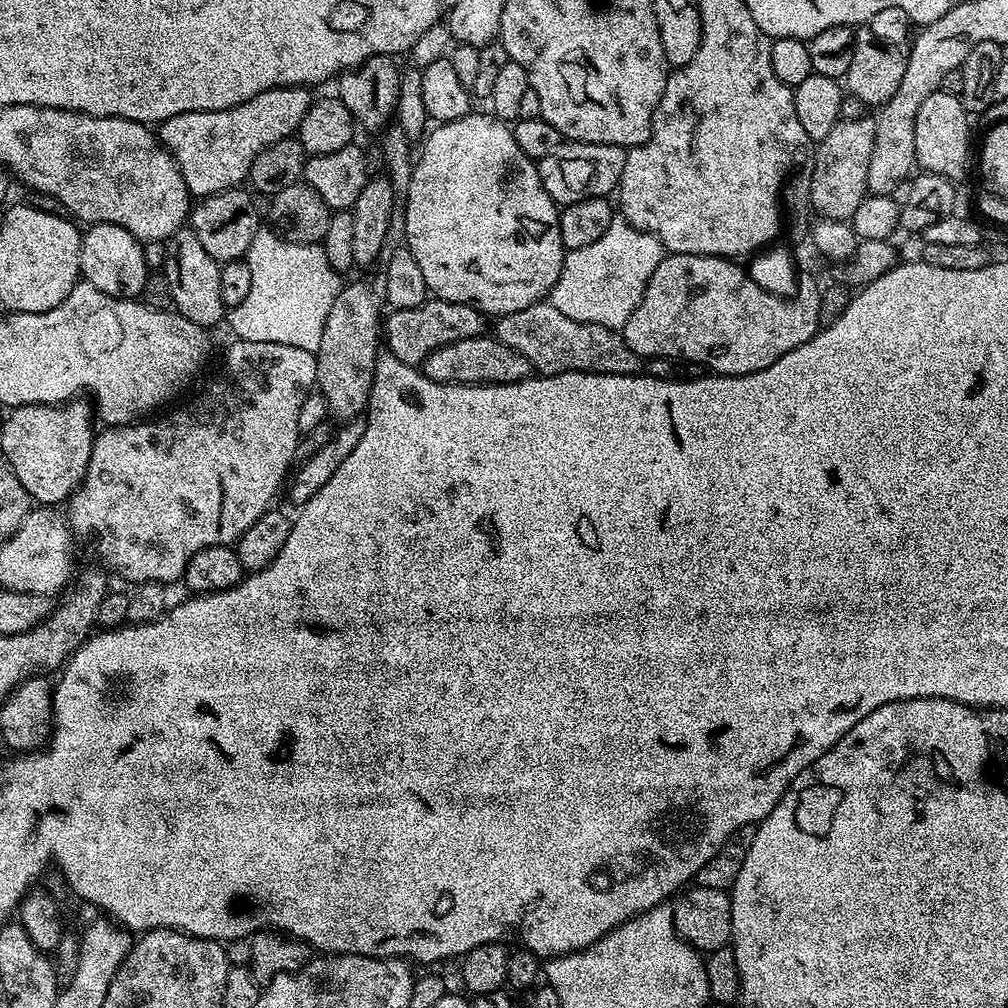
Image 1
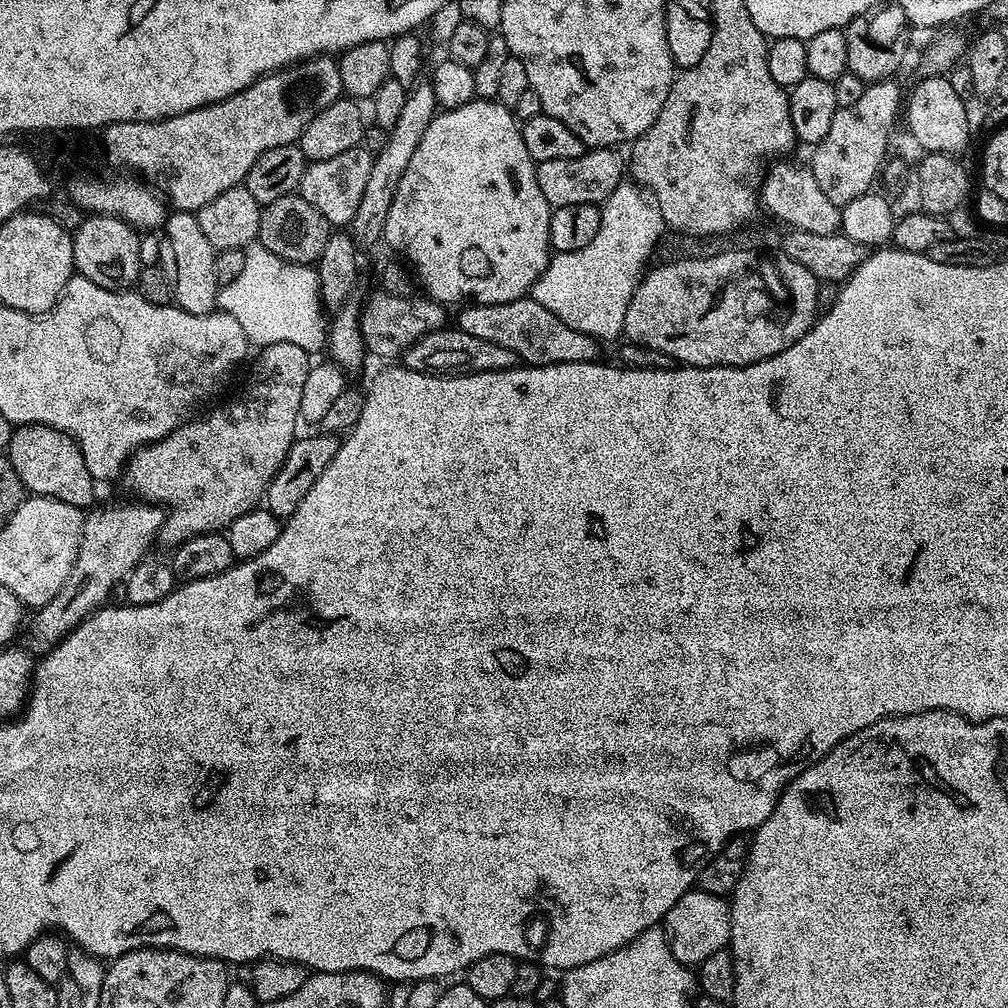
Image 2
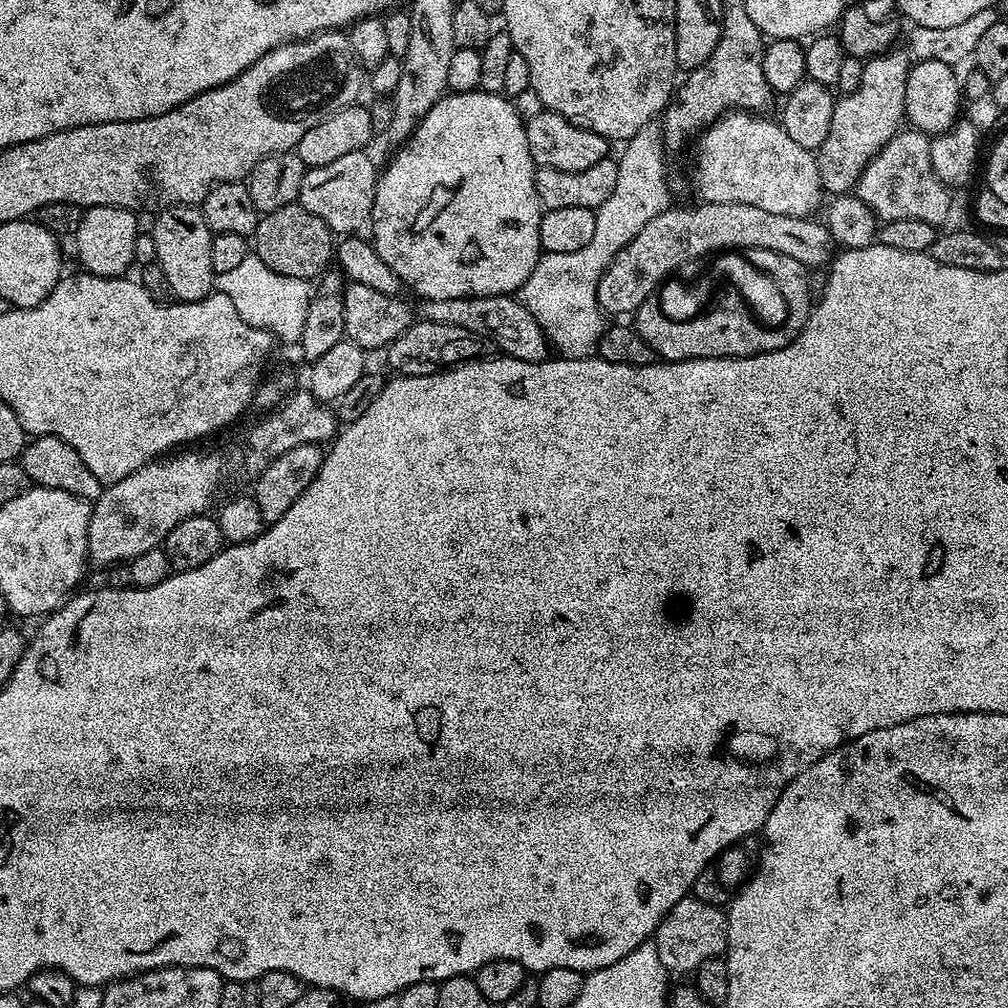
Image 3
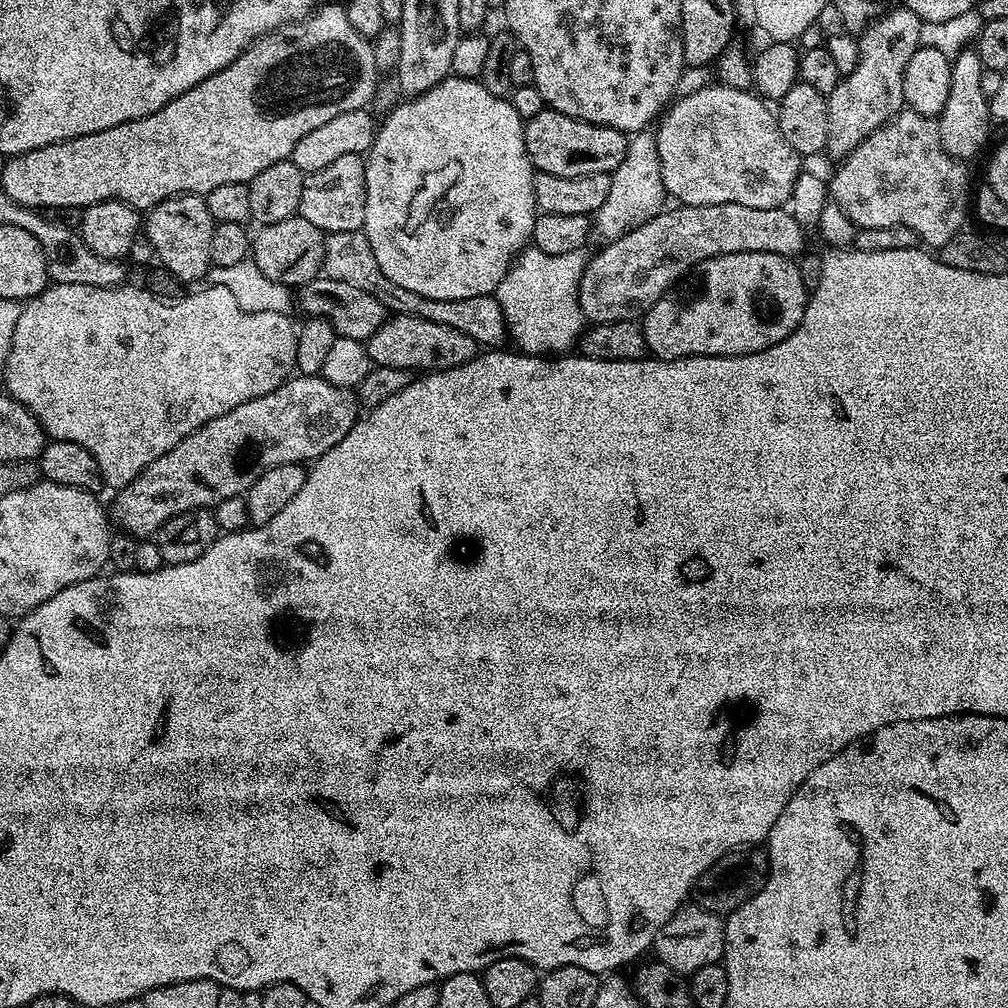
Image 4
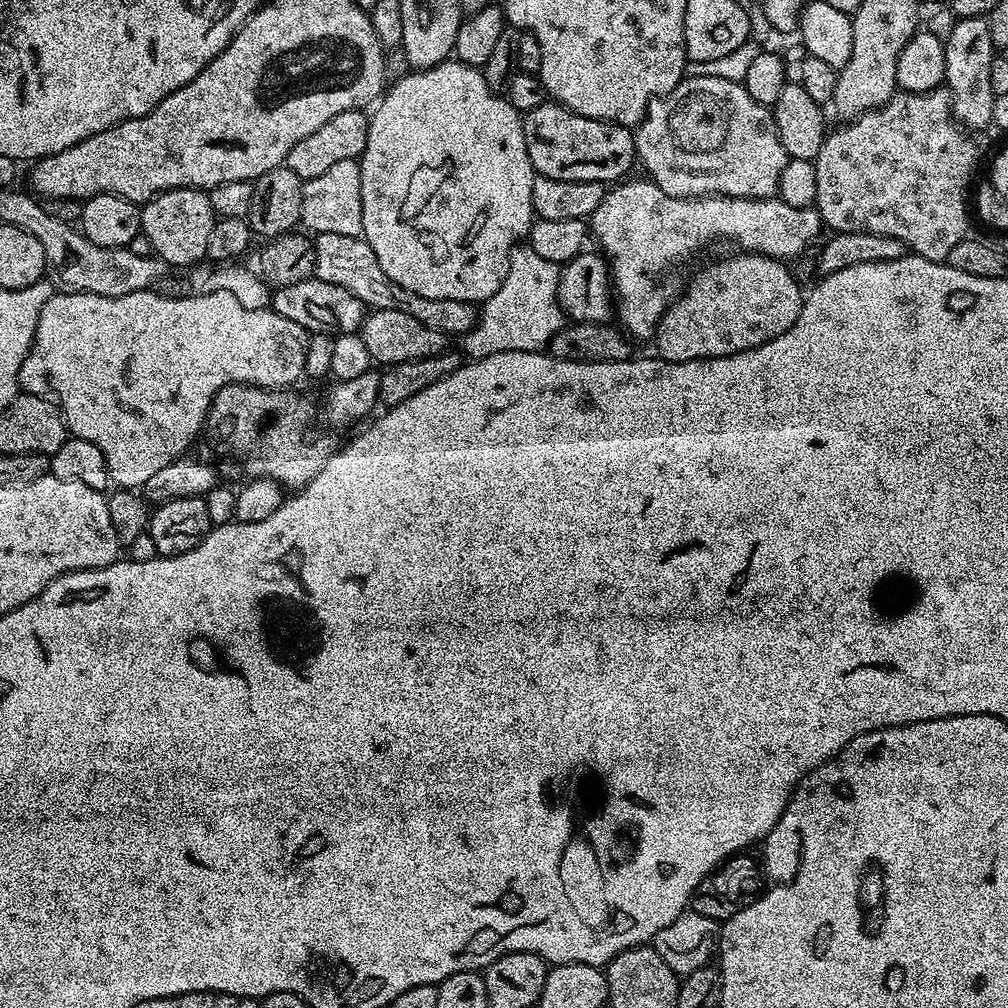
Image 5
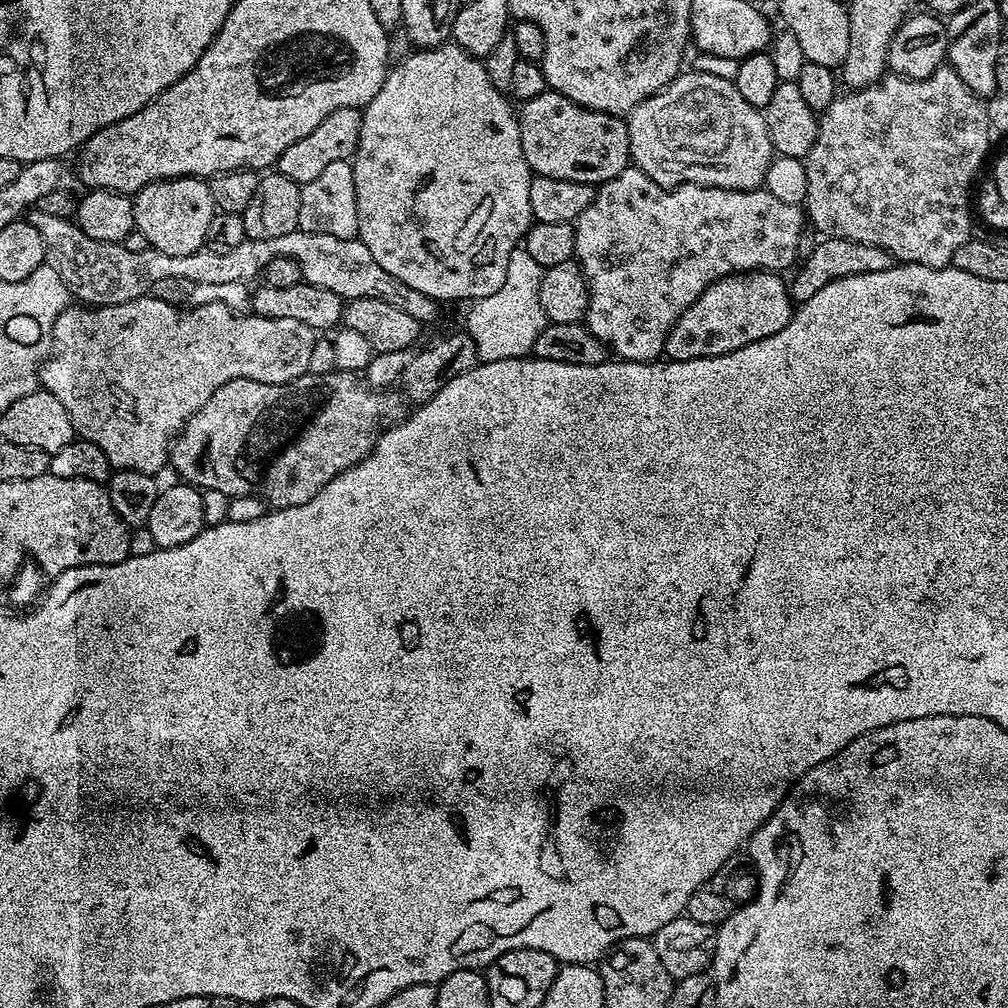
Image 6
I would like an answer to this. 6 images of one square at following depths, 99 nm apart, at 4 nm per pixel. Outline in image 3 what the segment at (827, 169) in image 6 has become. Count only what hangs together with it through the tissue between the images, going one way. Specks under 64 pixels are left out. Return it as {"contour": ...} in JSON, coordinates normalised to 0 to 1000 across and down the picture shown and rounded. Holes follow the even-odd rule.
{"contour":[[[894,129],[889,132],[871,153],[855,169],[847,188],[847,193],[869,214],[870,219],[880,220],[891,216],[911,216],[915,220],[933,224],[940,214],[940,209],[944,206],[944,194],[941,184],[934,181],[927,173],[927,165],[923,165],[923,138],[918,132],[908,129]]]}

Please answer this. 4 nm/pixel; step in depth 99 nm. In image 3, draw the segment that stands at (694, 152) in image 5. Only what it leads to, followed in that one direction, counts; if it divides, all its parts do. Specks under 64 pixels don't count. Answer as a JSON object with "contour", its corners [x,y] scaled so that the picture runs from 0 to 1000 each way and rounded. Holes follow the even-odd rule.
{"contour":[[[723,109],[693,132],[694,144],[687,163],[687,183],[694,193],[691,195],[699,202],[739,202],[752,204],[760,212],[809,215],[815,206],[815,188],[807,148],[792,145],[774,122],[759,117],[756,113]]]}

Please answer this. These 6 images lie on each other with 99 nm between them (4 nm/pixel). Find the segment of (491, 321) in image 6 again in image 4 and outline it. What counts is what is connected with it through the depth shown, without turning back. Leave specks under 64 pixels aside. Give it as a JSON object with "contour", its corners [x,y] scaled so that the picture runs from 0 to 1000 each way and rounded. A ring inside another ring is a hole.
{"contour":[[[525,244],[504,265],[504,271],[498,276],[490,293],[492,299],[498,304],[505,334],[508,339],[514,341],[512,343],[519,350],[548,353],[566,348],[572,342],[574,333],[581,324],[579,309],[573,296],[577,272],[585,257],[584,251],[581,251],[582,249],[576,248],[565,252],[542,252],[530,244]]]}

